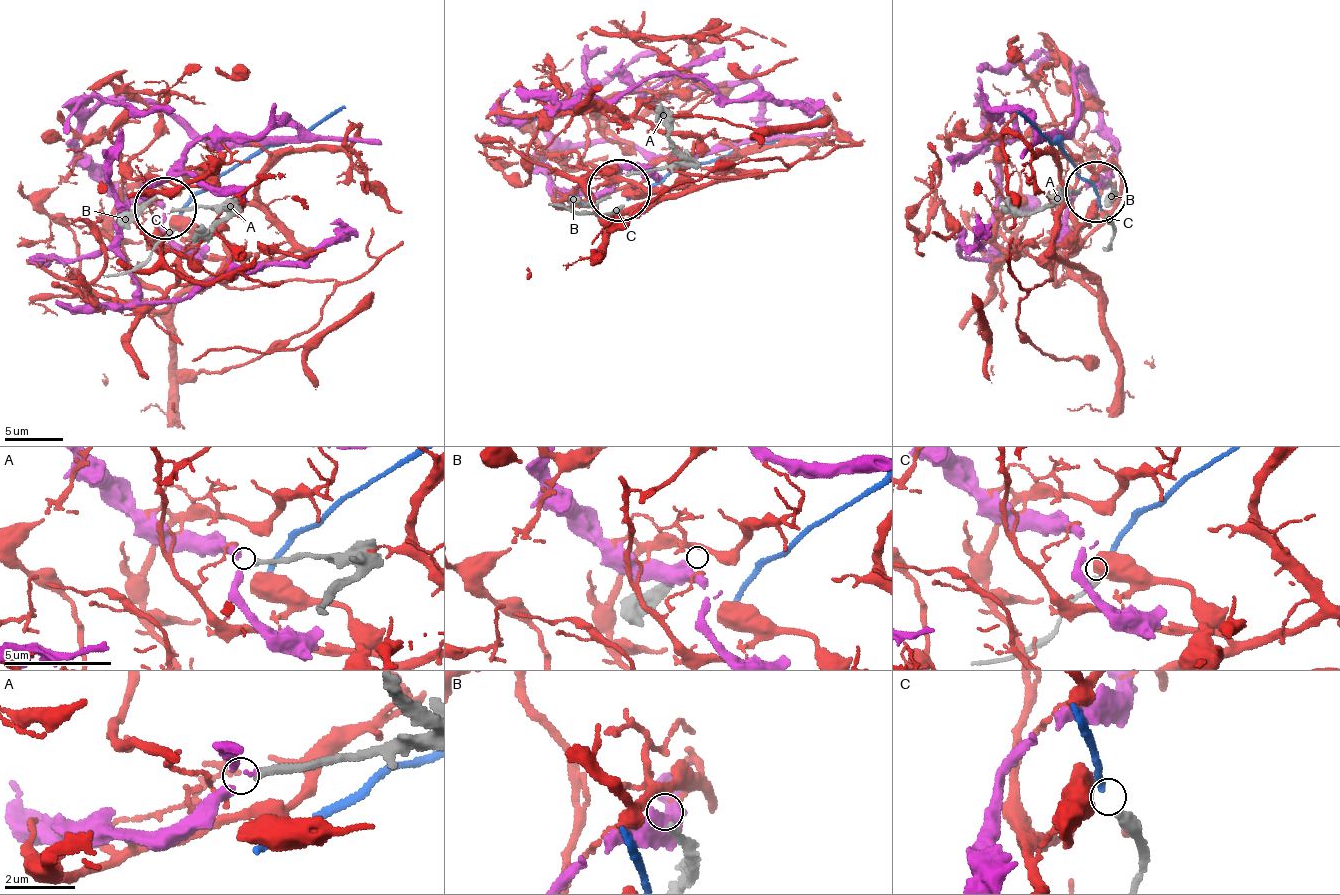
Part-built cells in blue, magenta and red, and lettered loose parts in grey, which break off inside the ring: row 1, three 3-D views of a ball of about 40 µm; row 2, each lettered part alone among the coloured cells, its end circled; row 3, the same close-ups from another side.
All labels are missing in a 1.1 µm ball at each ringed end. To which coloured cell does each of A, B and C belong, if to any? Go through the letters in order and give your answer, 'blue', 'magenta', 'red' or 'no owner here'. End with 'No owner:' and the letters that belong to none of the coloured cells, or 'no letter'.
A: magenta
B: no owner here
C: no owner here
No owner: B, C

